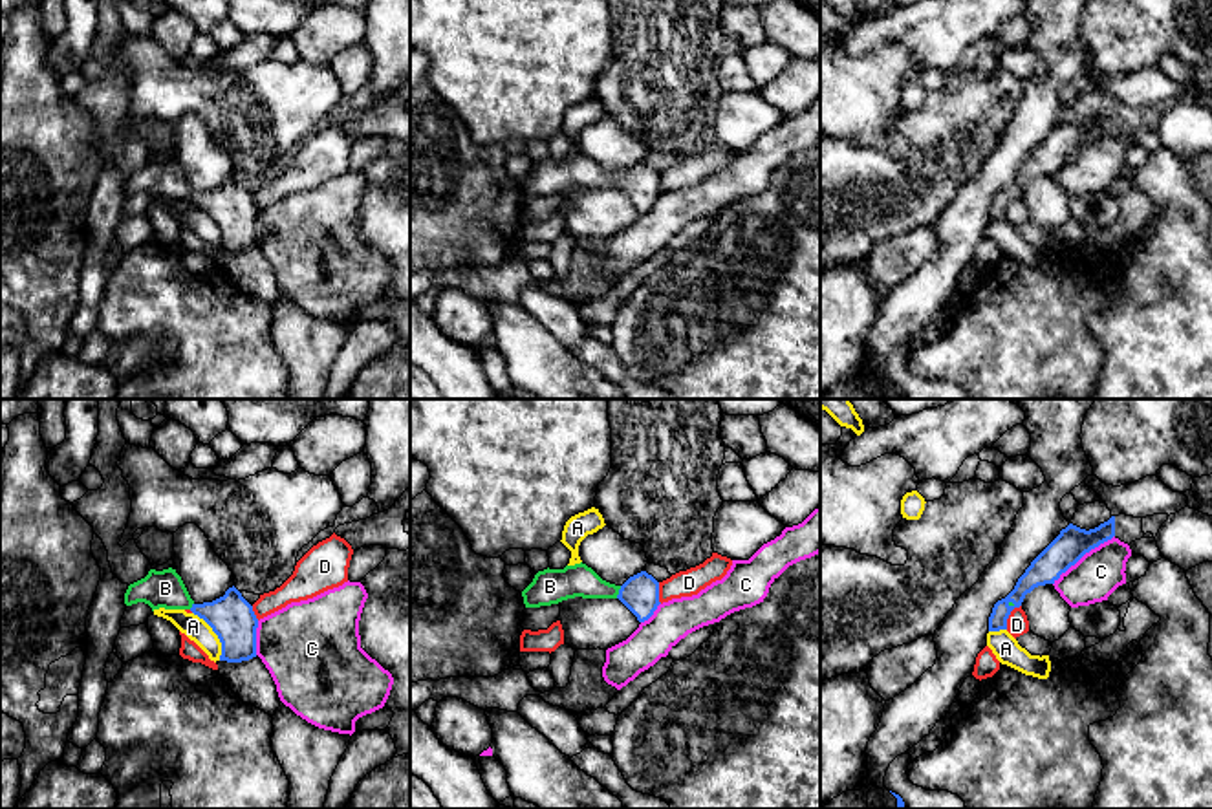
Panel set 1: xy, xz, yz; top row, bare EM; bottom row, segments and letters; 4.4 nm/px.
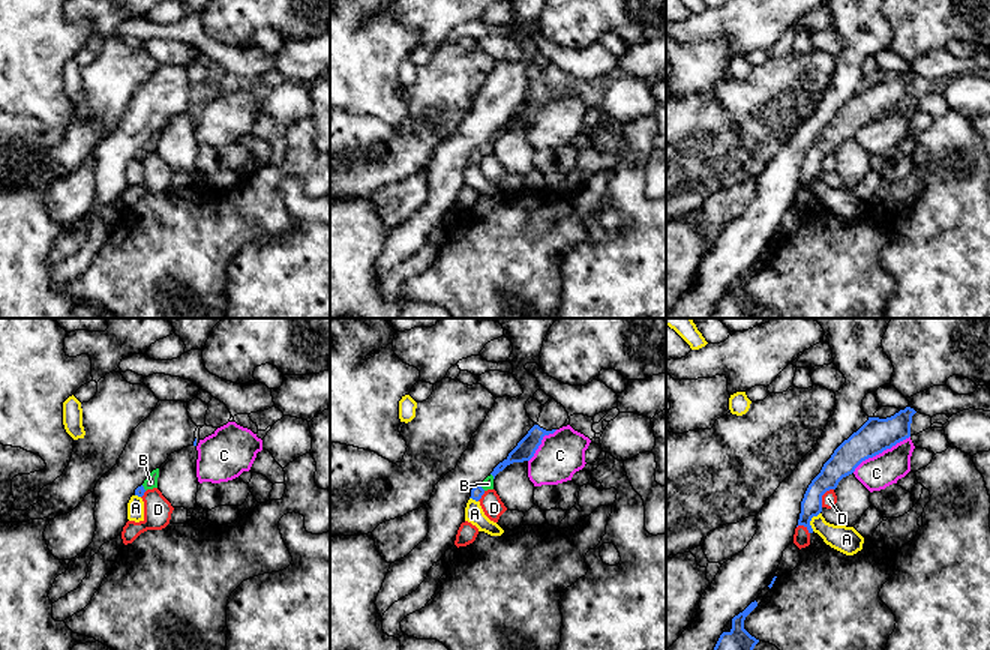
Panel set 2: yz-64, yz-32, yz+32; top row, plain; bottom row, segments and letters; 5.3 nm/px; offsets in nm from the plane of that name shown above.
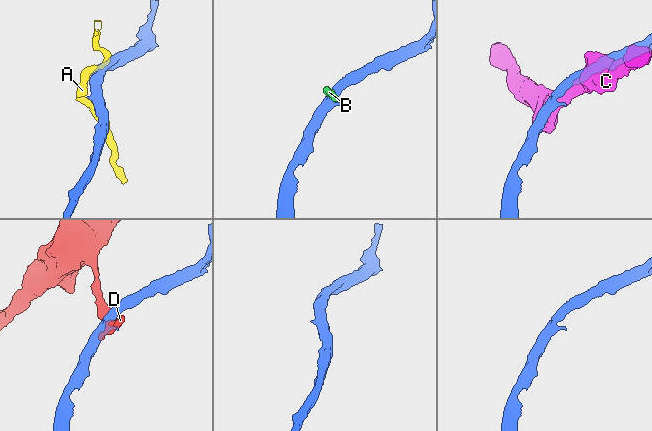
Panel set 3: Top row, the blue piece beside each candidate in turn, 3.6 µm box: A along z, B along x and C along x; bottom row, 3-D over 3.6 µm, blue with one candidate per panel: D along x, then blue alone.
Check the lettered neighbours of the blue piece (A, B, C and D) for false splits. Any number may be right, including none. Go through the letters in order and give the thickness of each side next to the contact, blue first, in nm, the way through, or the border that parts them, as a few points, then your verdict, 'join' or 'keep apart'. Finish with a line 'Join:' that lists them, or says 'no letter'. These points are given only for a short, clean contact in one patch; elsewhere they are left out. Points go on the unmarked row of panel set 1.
A: 200/100 nm | along xy (193, 202), (216, 226), (220, 249) | keep apart
B: 170/140 nm | across xz (639, 183), (619, 182), (573, 171) | join
C: 150/200 nm | keep apart
D: 130/100 nm | along yz (1020, 194), (1011, 202), (1006, 218) | keep apart
Join: B

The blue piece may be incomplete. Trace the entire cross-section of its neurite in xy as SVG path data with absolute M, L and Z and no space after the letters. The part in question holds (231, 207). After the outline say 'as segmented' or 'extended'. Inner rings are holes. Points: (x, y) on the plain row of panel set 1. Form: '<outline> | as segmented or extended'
M150 159L148 165L128 176L124 194L145 192L154 200L190 200L203 209L222 232L220 251L242 253L256 247L258 209L253 196L233 176L223 187L196 194L176 159Z | extended

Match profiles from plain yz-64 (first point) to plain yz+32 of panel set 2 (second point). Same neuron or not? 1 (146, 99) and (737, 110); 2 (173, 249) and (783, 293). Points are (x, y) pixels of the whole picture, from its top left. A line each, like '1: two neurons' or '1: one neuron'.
1: two neurons
2: one neuron

